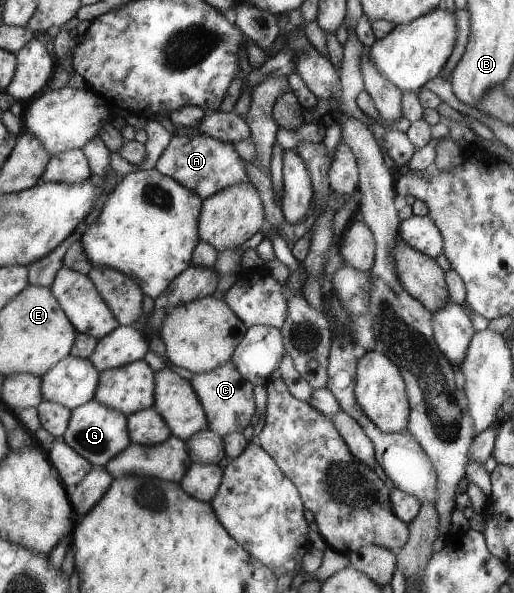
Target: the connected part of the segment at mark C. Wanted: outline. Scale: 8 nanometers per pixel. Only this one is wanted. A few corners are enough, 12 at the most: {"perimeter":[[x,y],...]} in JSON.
{"perimeter":[[232,360],[189,382],[209,430],[243,431],[251,382]]}

